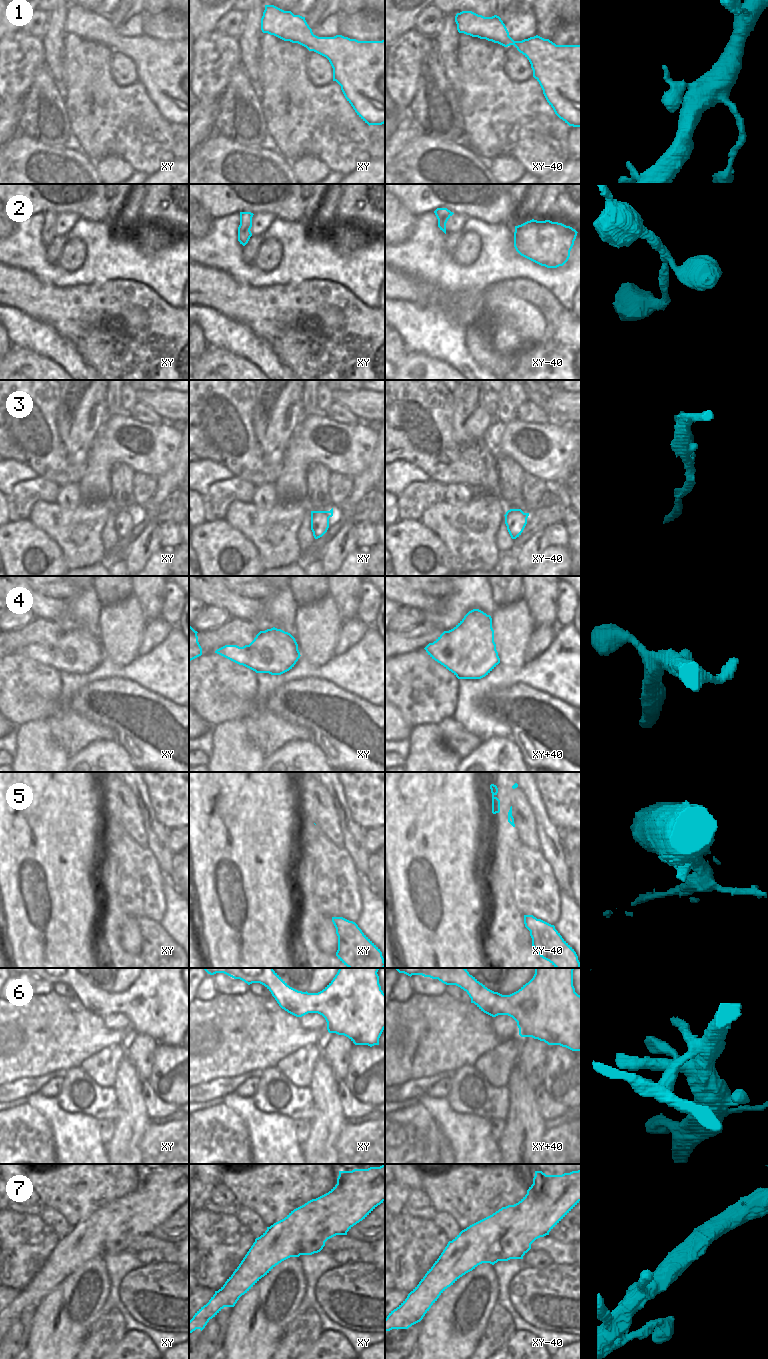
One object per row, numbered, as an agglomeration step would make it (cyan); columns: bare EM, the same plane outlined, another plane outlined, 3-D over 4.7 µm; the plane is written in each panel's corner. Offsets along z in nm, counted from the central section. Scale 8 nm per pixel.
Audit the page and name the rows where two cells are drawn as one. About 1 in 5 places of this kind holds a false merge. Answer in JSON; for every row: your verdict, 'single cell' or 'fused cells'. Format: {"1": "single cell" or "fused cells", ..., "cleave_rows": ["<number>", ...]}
{"1": "single cell", "2": "single cell", "3": "single cell", "4": "single cell", "5": "fused cells", "6": "single cell", "7": "single cell", "cleave_rows": ["5"]}

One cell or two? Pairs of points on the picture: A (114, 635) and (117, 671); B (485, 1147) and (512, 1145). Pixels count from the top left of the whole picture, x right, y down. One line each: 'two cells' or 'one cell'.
A: two cells
B: two cells

